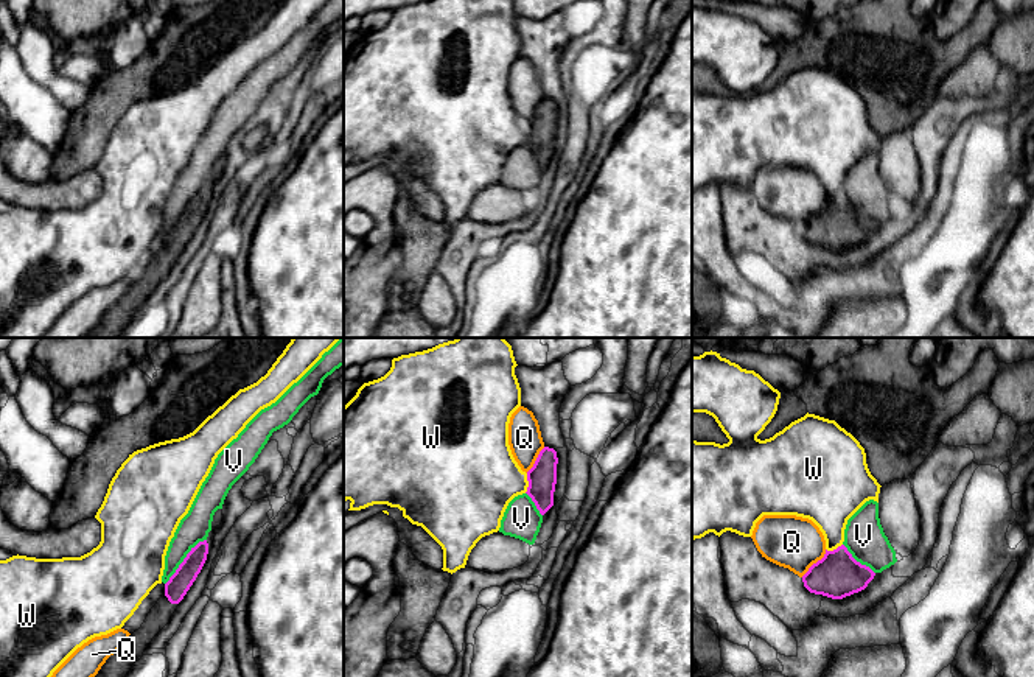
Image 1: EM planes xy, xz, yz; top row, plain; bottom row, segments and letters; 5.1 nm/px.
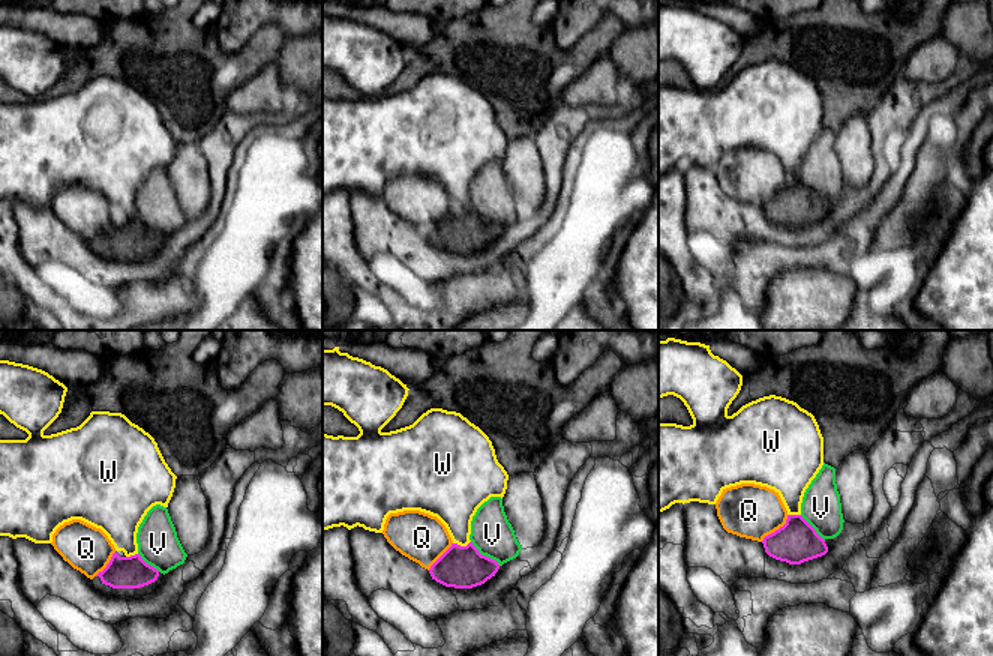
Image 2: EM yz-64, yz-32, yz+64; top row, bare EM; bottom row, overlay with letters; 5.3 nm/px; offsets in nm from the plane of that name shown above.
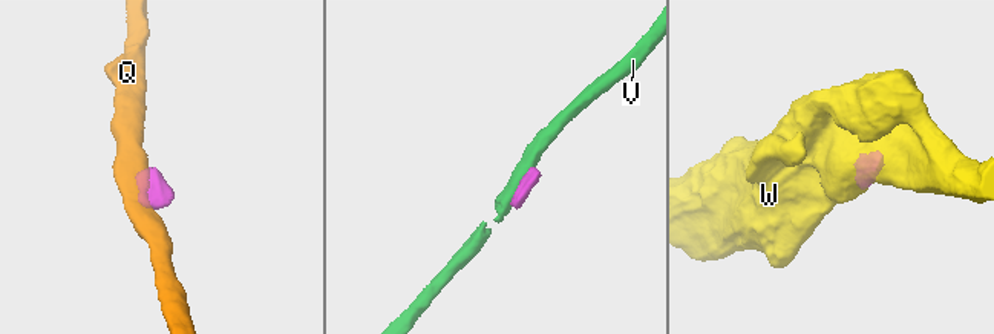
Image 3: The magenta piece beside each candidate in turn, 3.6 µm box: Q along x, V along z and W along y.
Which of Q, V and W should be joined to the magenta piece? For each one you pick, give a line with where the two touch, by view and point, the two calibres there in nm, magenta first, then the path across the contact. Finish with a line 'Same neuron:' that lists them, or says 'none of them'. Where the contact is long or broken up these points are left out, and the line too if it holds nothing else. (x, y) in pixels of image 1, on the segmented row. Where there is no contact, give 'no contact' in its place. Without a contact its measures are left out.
Same neuron: none of them

